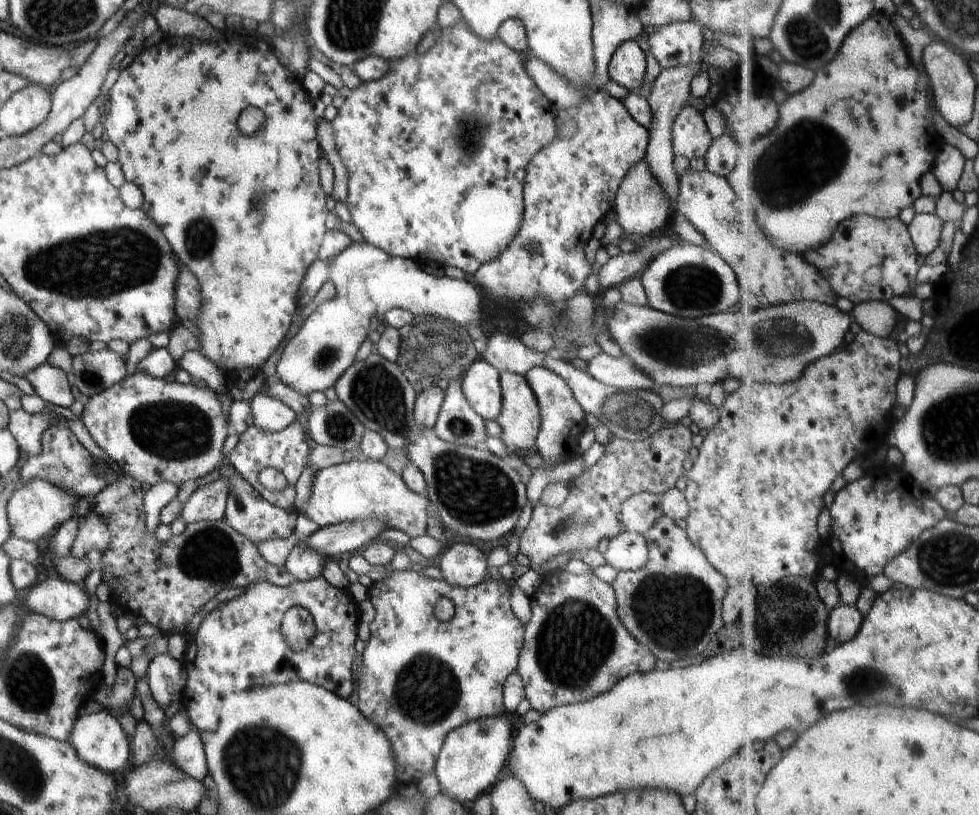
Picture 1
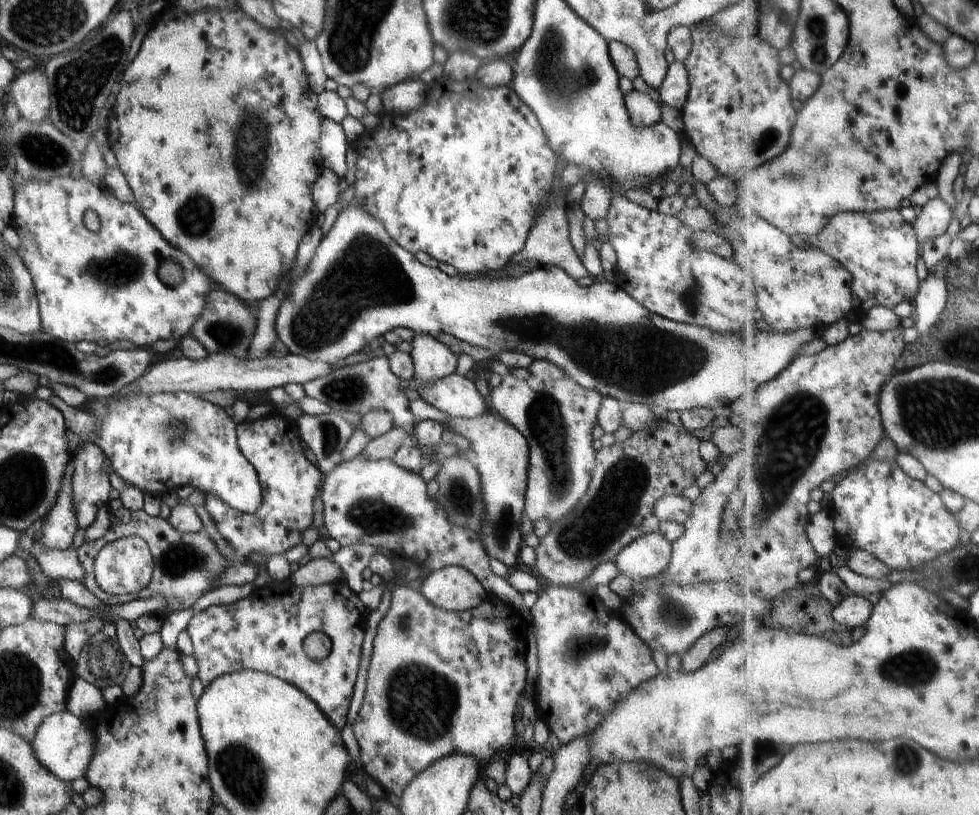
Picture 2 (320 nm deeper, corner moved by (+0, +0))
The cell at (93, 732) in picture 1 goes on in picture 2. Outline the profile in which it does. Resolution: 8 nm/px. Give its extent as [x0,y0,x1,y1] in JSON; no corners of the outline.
[30,709,95,783]

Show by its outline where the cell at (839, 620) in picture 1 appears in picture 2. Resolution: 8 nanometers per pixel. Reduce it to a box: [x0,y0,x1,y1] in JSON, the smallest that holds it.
[834,593,875,628]

